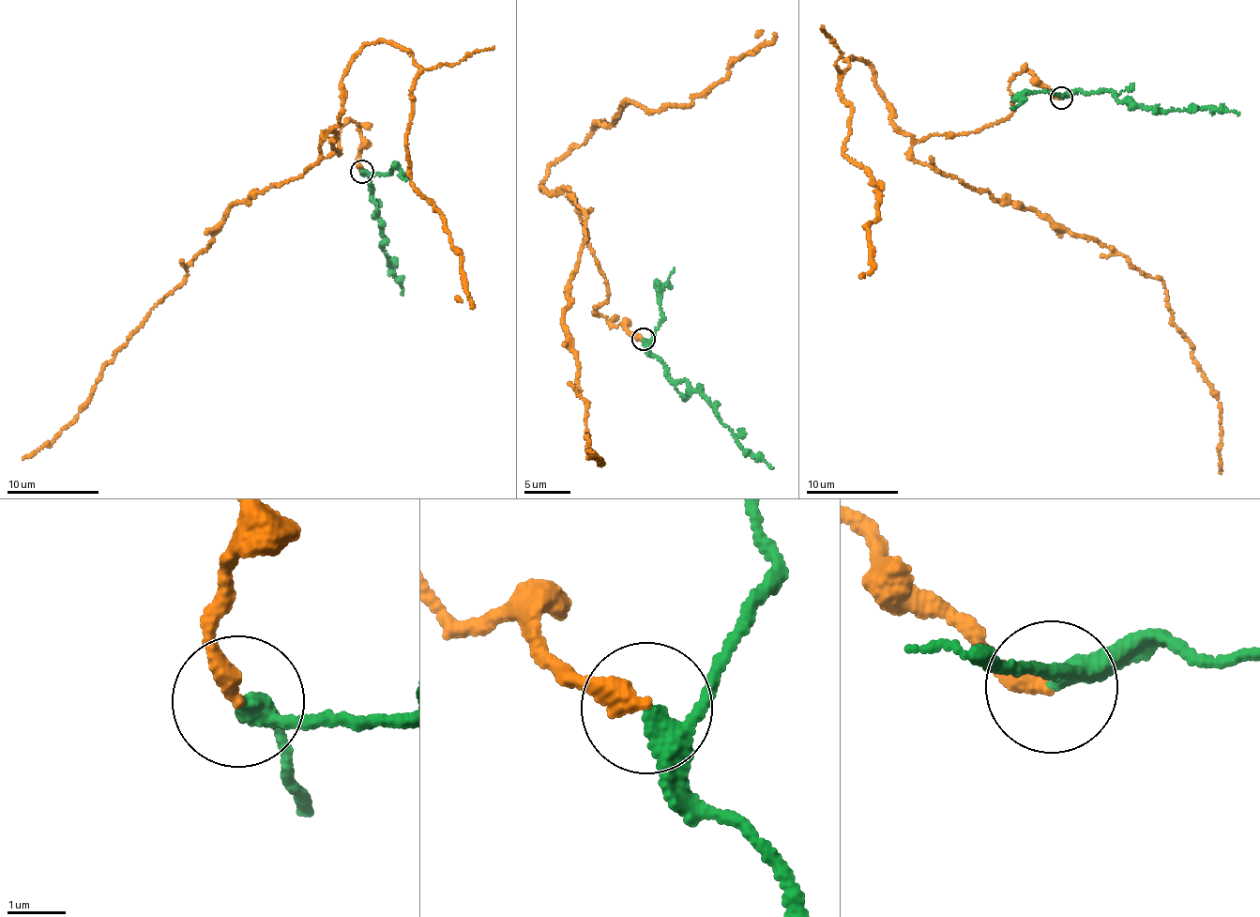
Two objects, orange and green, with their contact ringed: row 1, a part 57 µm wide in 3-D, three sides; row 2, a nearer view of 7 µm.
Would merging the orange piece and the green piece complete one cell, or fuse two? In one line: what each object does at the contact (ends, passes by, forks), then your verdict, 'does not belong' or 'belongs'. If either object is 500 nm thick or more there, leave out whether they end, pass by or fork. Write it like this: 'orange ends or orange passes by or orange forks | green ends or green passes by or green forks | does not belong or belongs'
orange ends | green passes by | belongs

